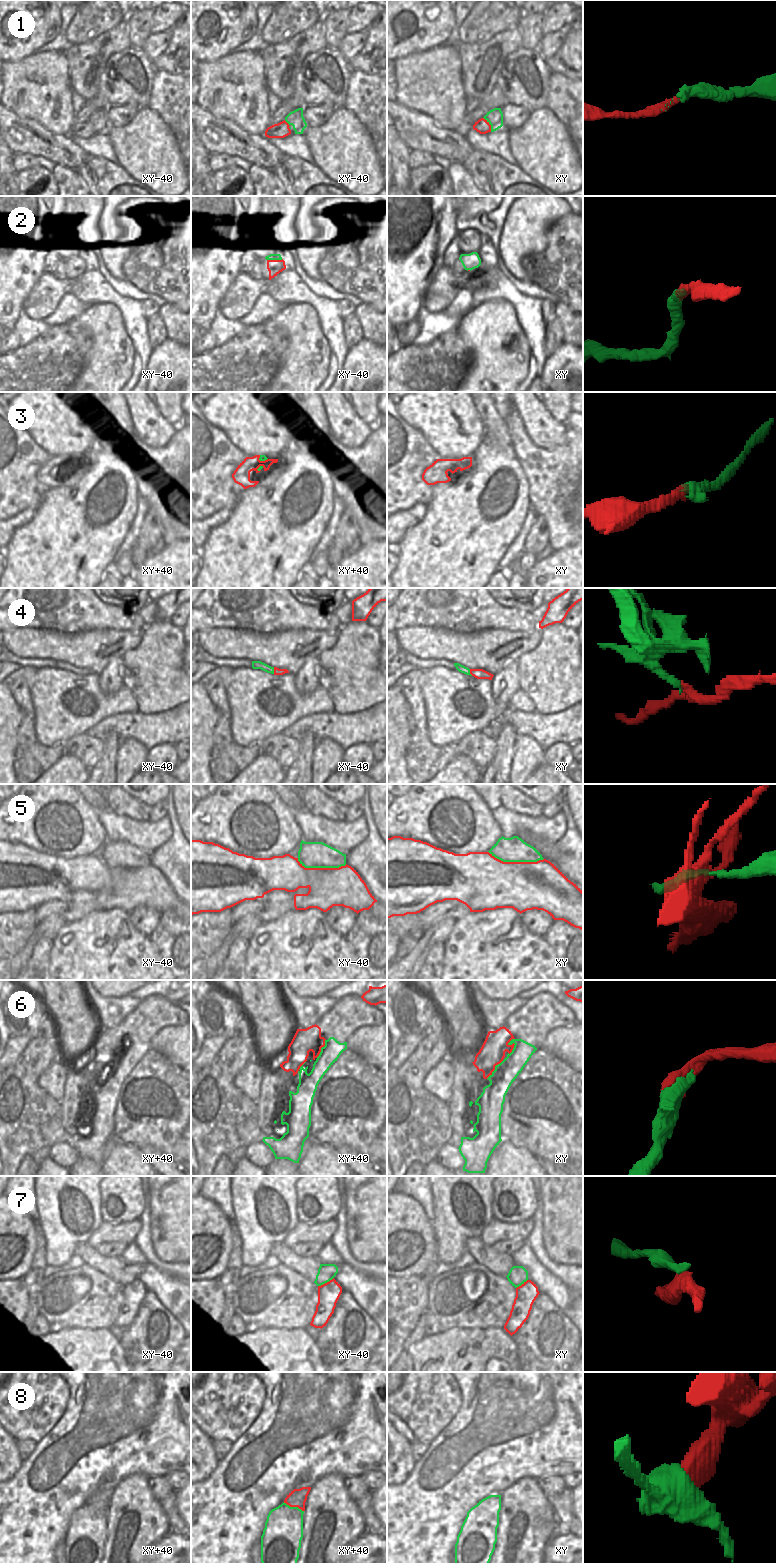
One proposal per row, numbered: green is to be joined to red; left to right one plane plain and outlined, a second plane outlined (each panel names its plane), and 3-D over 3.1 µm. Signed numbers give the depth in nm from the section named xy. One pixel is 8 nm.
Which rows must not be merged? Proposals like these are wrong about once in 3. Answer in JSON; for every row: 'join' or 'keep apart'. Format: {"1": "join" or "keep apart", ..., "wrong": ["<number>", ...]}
{"1": "join", "2": "join", "3": "join", "4": "keep apart", "5": "keep apart", "6": "join", "7": "keep apart", "8": "keep apart", "wrong": ["4", "5", "7", "8"]}

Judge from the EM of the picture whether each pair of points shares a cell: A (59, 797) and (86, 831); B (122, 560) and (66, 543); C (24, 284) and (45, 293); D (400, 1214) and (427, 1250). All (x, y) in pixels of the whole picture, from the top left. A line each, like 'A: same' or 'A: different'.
A: same
B: different
C: different
D: same

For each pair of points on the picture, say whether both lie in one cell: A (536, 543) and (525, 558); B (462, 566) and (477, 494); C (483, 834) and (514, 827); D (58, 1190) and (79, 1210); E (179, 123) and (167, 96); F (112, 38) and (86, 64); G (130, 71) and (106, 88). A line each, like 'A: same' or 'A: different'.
A: different
B: same
C: different
D: same
E: same
F: same
G: same

